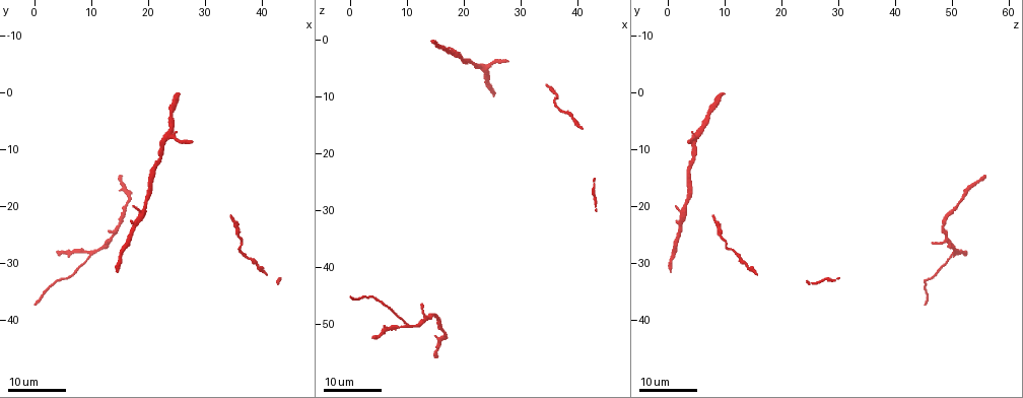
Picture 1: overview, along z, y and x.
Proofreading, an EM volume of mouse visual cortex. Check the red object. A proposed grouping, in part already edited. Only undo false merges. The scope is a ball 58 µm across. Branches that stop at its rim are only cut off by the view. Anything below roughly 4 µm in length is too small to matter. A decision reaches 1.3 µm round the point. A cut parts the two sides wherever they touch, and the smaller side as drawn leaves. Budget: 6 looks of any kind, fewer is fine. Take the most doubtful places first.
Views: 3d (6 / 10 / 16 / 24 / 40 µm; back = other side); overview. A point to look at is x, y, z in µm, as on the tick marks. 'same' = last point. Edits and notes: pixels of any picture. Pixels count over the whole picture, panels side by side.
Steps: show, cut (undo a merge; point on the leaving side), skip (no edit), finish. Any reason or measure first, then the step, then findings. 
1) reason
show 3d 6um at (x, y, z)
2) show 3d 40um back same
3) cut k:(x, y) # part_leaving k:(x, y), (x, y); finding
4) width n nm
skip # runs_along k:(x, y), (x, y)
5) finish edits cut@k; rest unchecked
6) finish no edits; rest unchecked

a fork
show 3d 16um at (10.0, 28.5, 50.0)

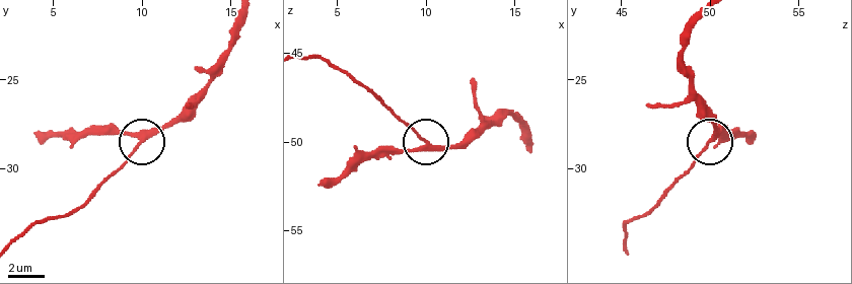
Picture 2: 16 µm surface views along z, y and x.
show 3d 10um at (10.0, 28.3, 50.2)

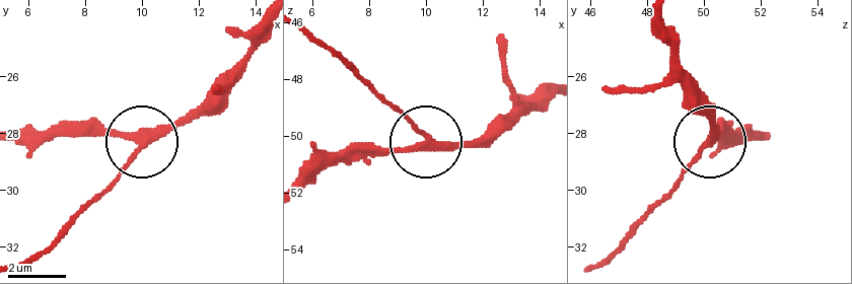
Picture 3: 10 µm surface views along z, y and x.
cut 3:(121, 168) # part_leaving 3:(142, 147), (21, 261); two neurons meet here

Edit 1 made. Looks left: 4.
show 3d 24um at (20.5, 17.5, 3.5)

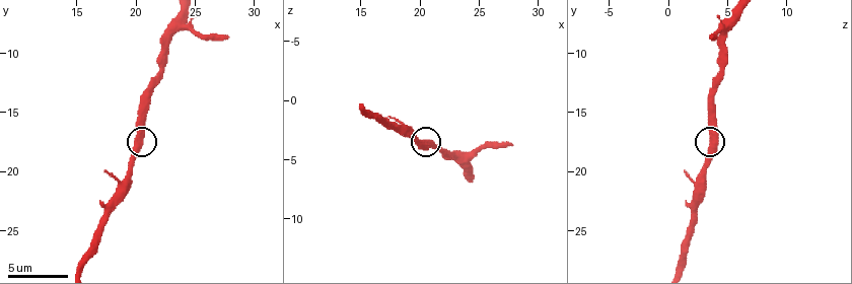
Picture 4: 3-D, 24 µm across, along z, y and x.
closer look
show 3d 6um at (19.8, 17.6, 3.6)

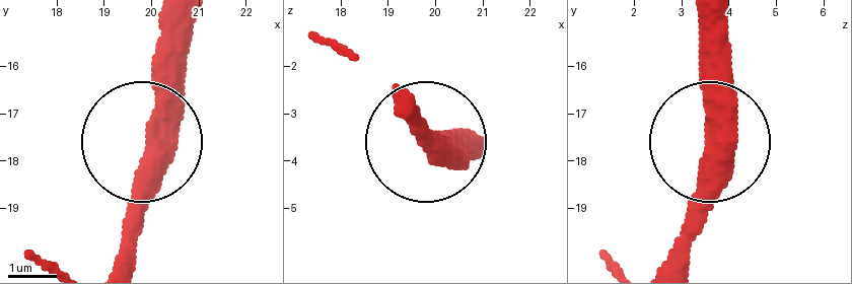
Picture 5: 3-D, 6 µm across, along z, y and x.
show 3d 6um back at (20.00, 17.65, 3.70)

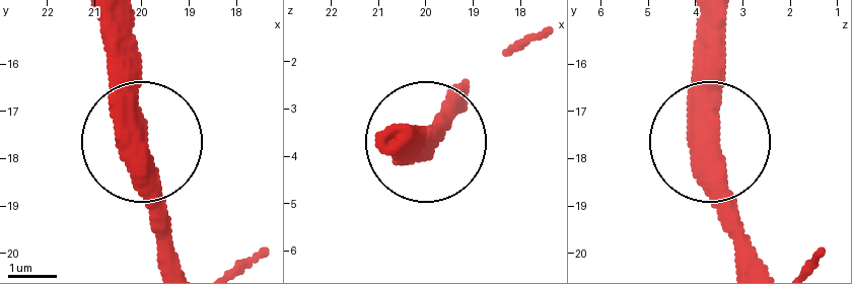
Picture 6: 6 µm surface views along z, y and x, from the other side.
skip # all the same neuron

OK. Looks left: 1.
finish edits cut@3; rest unchecked

